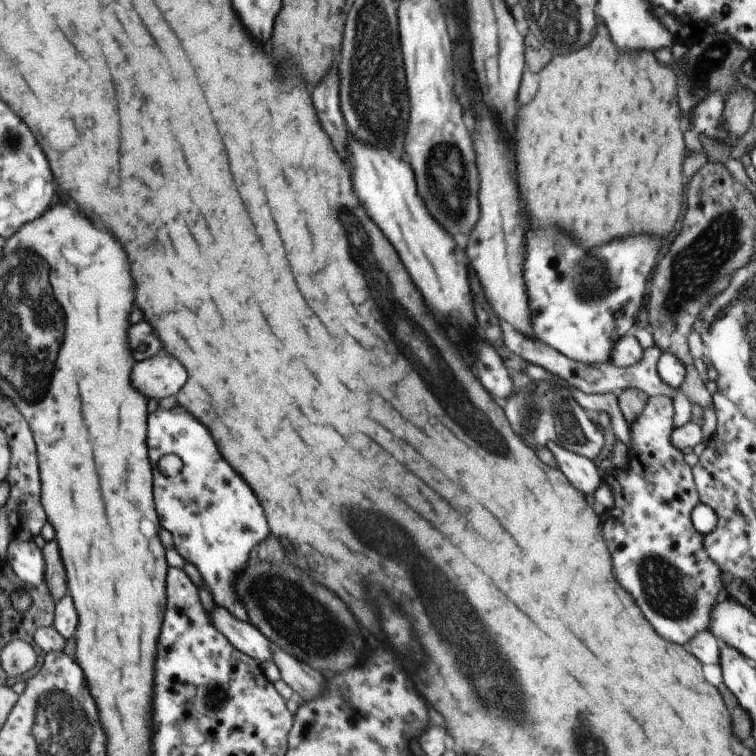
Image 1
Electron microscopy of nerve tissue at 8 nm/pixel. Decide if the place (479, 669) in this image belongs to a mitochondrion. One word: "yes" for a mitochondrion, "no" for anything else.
yes

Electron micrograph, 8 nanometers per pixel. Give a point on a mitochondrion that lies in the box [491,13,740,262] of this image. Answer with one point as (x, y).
(700, 74)

